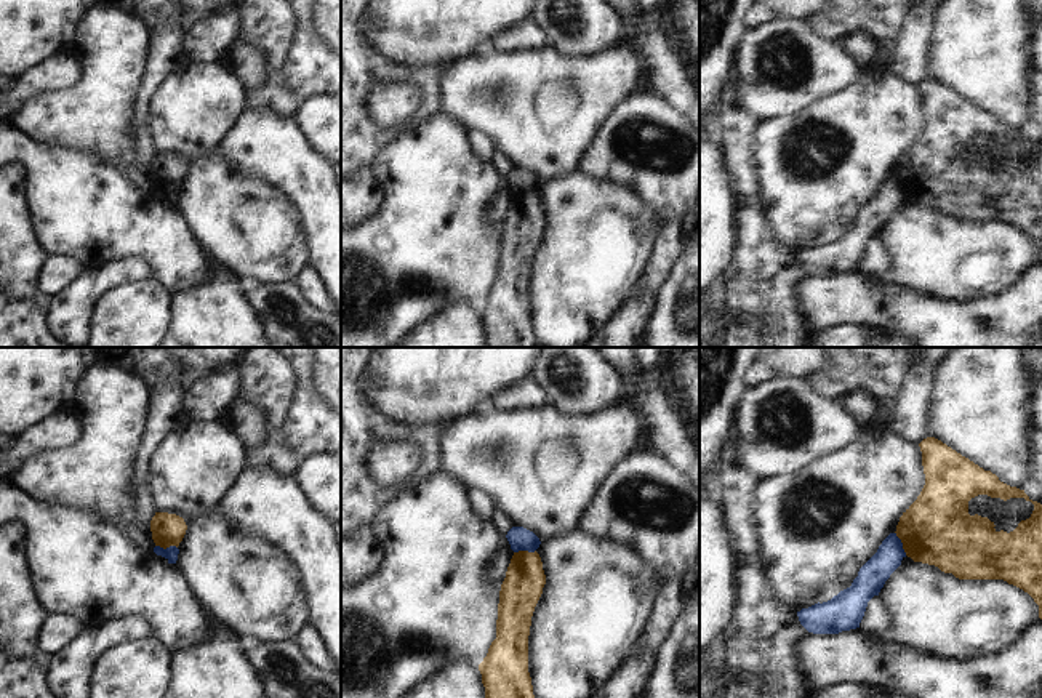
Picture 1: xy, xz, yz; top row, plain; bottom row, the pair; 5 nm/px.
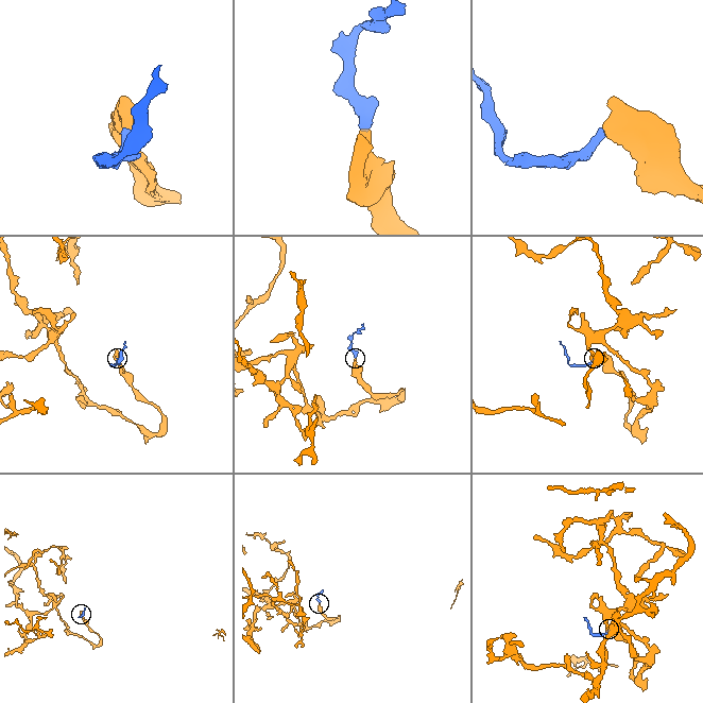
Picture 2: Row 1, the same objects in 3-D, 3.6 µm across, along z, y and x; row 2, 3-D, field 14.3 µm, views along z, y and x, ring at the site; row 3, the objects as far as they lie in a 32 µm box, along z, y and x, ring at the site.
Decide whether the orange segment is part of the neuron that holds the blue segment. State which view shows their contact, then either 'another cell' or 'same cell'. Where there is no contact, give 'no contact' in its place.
contact in yz; another cell

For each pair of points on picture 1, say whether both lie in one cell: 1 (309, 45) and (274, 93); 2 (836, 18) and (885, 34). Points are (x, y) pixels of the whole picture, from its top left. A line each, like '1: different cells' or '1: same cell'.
1: different cells
2: same cell

